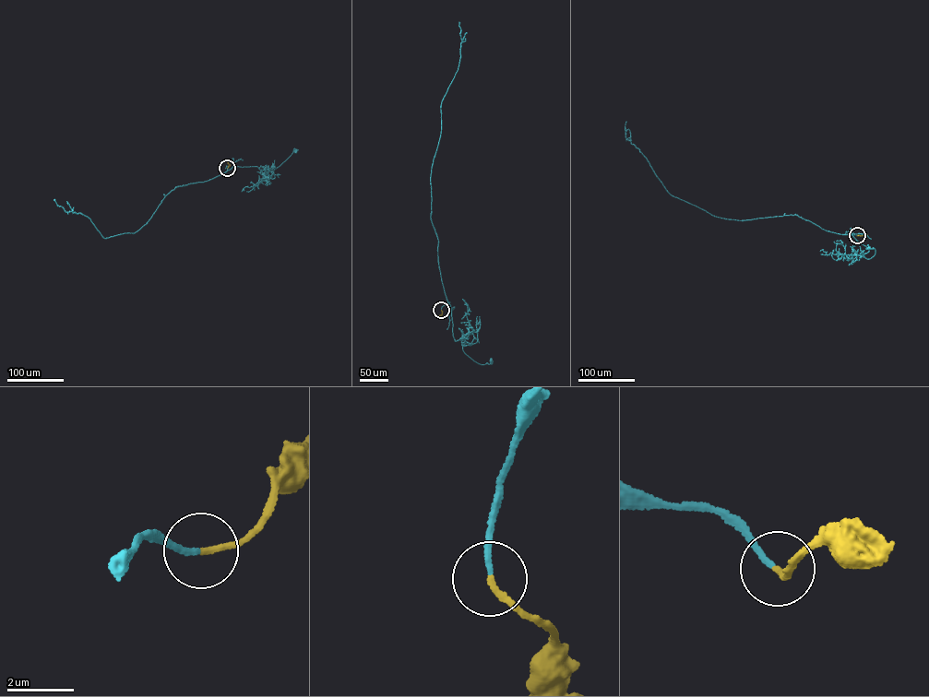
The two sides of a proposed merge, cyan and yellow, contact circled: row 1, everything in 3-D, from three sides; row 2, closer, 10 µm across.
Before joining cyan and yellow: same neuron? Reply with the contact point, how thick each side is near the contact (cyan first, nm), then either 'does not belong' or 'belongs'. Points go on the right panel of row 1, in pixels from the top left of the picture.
(857, 235) | 150/180 nm | belongs

